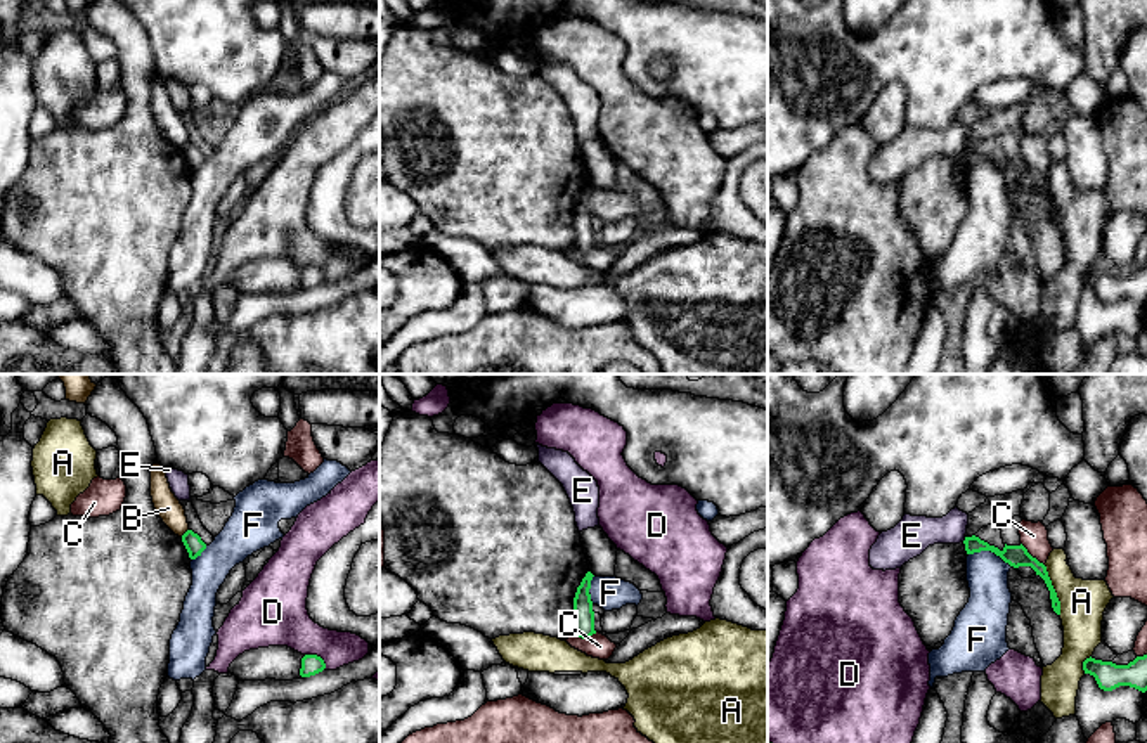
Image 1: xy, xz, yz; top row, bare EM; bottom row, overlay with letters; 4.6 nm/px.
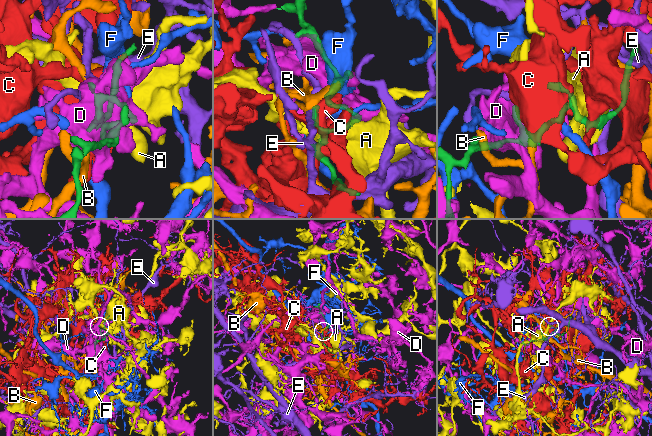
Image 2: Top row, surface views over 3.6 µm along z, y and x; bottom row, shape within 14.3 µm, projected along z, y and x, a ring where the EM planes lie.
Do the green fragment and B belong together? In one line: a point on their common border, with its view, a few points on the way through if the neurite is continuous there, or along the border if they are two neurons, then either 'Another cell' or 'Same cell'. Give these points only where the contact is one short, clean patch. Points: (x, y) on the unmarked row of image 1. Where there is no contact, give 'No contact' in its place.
Touches green at xy (186, 144). Another cell

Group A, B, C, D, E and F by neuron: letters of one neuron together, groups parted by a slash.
A / B / C / D / E / F

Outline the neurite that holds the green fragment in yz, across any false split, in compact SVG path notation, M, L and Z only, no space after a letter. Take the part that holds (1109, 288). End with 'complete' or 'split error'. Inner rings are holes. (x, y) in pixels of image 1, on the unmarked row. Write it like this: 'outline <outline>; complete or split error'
outline M1147 267L1137 268L1128 277L1116 277L1090 268L1083 274L1083 282L1093 288L1104 303L1112 303L1119 298L1130 298L1142 305L1147 303Z; complete

